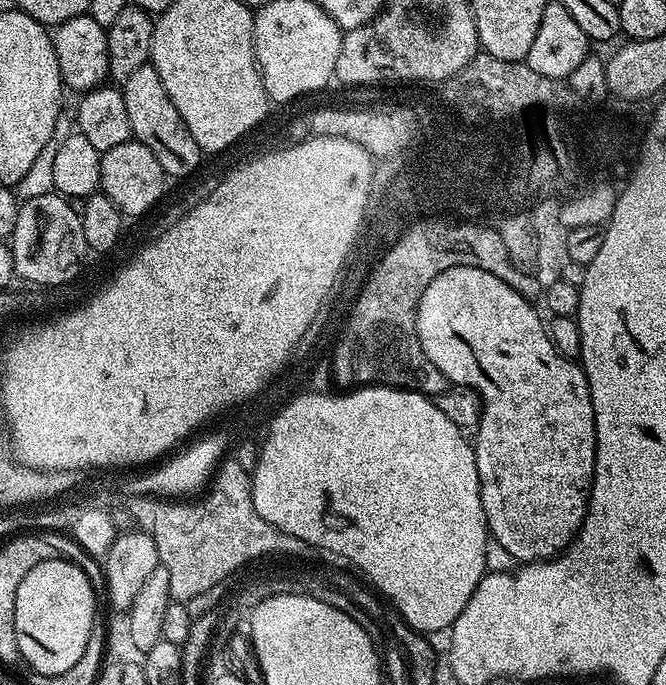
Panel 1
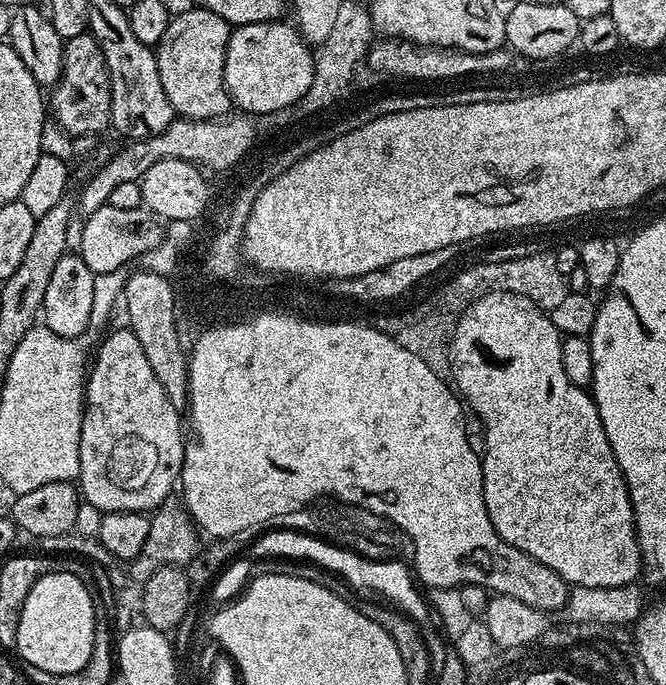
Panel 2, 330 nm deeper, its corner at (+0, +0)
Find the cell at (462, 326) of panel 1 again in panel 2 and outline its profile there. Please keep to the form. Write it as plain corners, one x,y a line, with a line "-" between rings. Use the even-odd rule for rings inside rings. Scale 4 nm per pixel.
488,296
488,300
480,300
468,316
464,316
464,324
460,324
460,332
456,332
456,380
460,380
460,388
468,392
468,400
480,408
480,421
485,438
485,450
480,461
482,466
482,482
484,483
484,501
490,514
490,522
494,530
510,546
518,546
530,558
542,562
542,566
550,566
554,574
558,574
570,586
577,588
617,588
637,583
642,576
640,563
640,547
636,537
634,510
628,493
628,483
624,480
624,471
614,458
614,450
610,450
610,442
606,438
606,430
602,426
602,418
596,409
596,402
585,389
574,386
570,378
566,378
566,370
562,370
562,346
560,331
552,320
544,320
528,300
520,300
520,296

